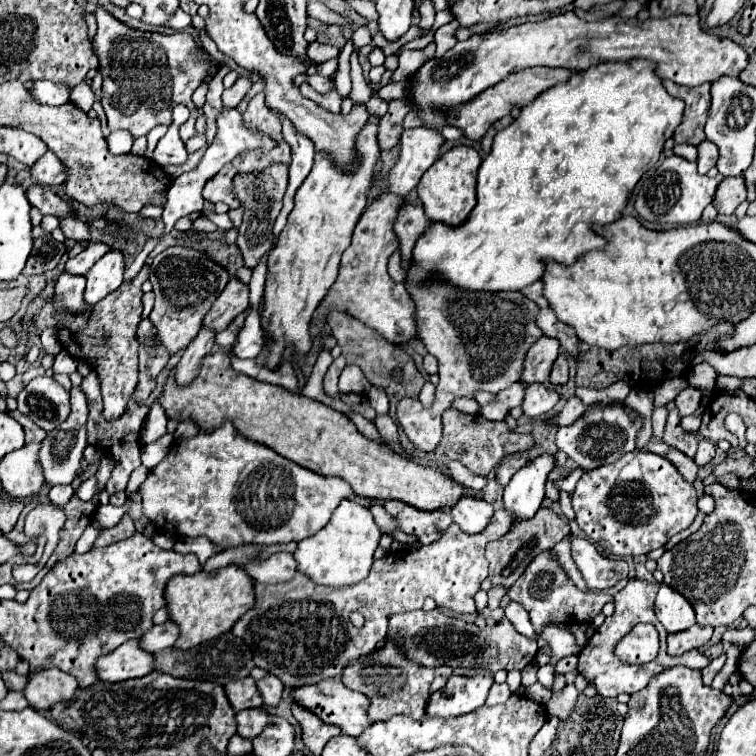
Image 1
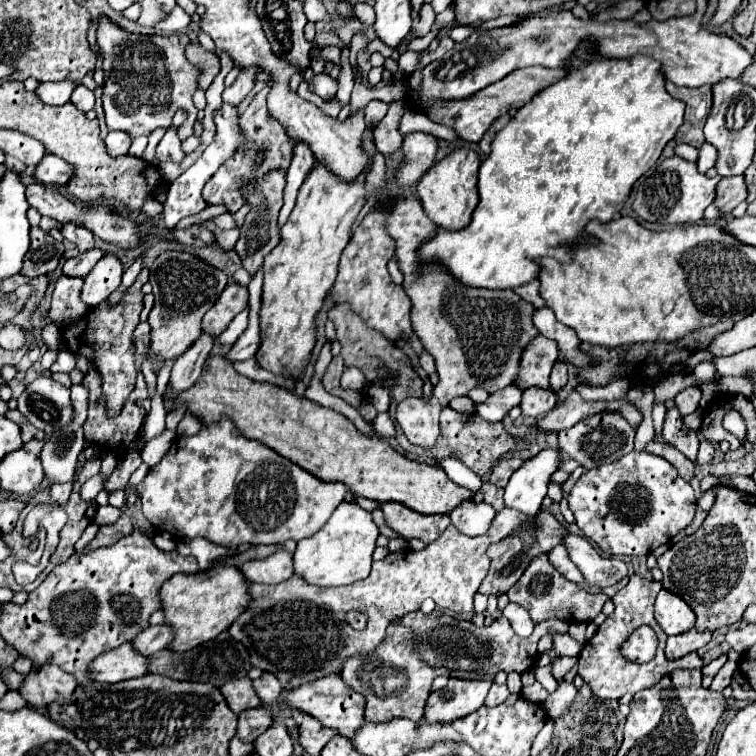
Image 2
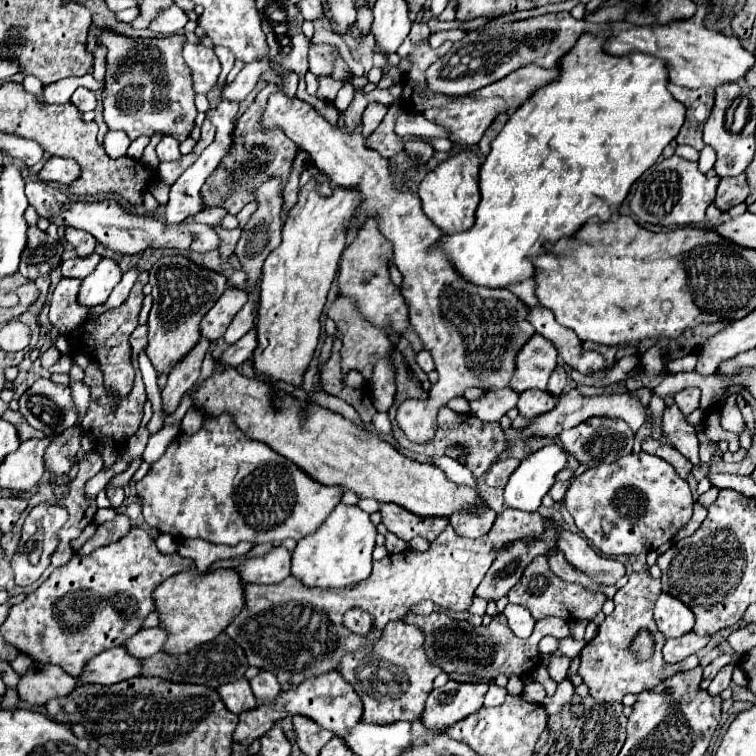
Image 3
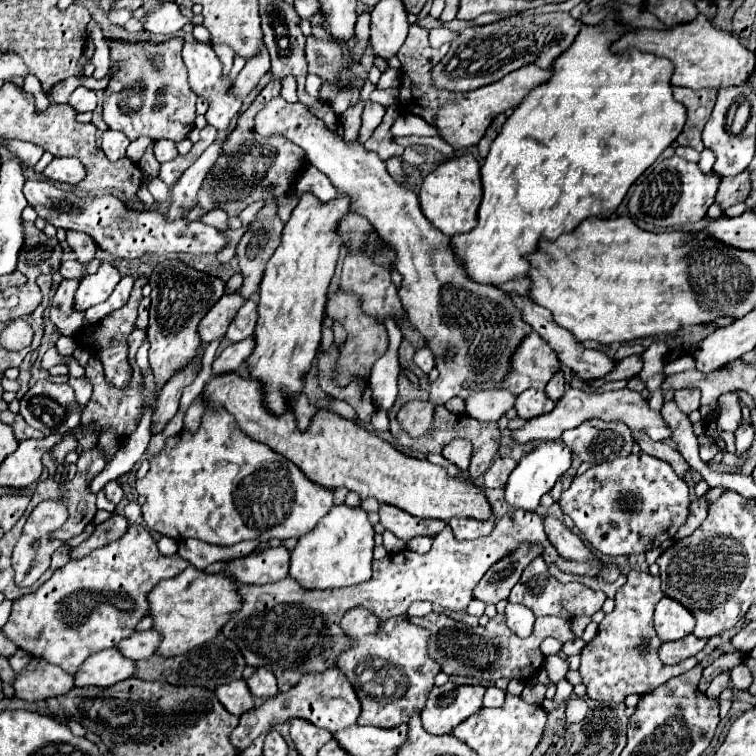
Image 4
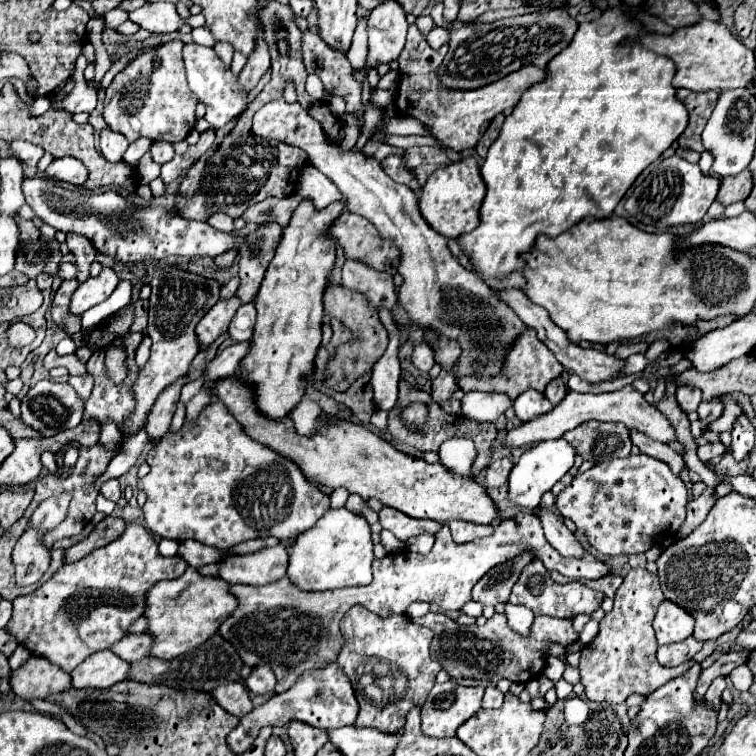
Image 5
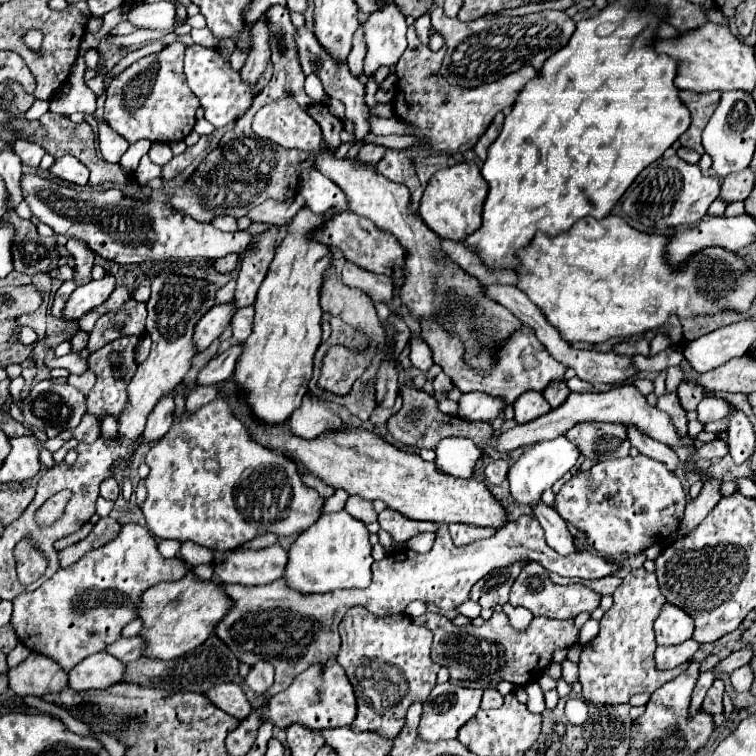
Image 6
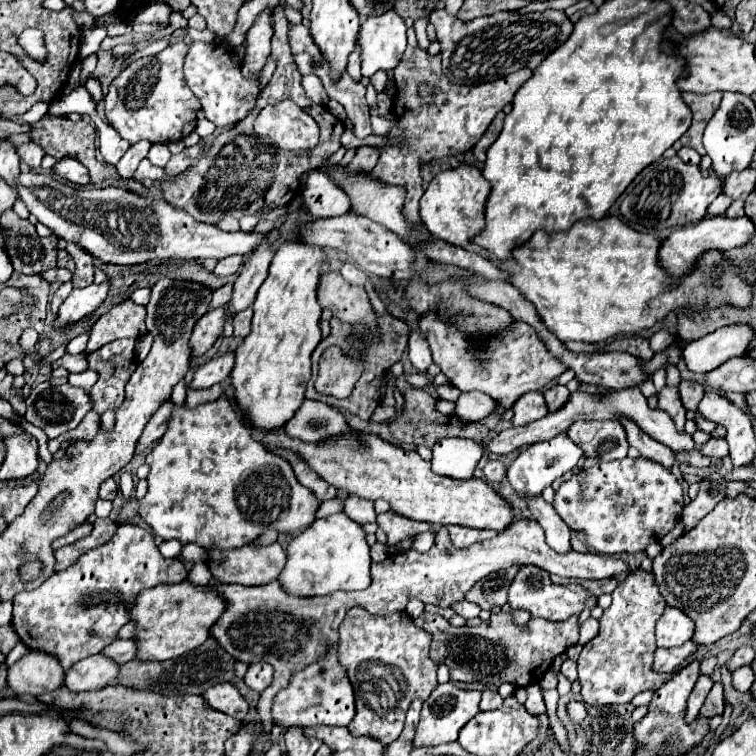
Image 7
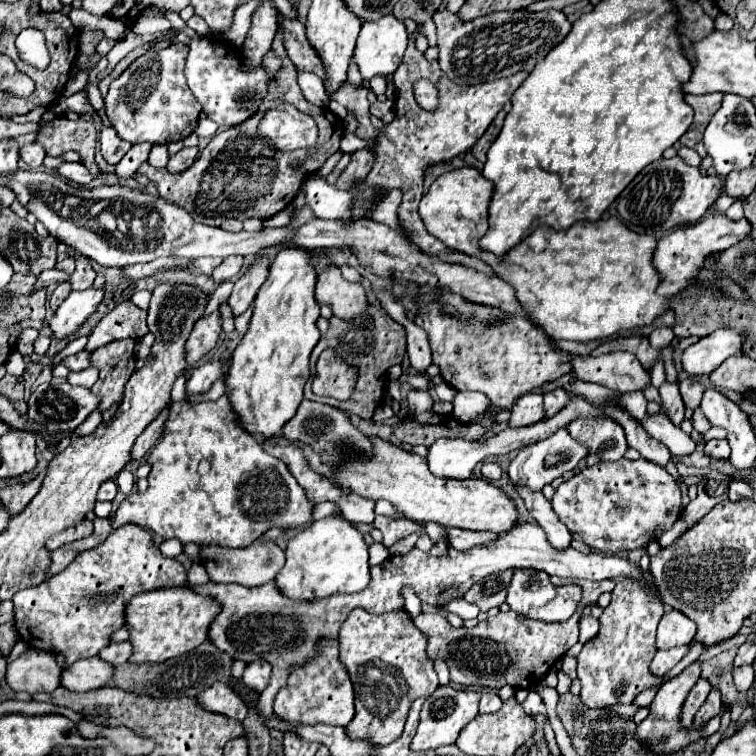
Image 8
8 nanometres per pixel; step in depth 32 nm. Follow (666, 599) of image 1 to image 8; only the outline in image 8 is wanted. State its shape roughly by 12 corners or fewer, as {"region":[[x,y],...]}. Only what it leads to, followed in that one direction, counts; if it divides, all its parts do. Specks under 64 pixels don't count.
{"region":[[670,610],[658,624],[656,646],[684,646],[696,634],[692,622]]}

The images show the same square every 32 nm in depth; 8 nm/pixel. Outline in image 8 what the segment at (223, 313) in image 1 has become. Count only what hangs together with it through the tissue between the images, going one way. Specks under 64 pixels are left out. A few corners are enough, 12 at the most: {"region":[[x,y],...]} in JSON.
{"region":[[218,312],[200,318],[186,340],[186,370],[218,342]]}

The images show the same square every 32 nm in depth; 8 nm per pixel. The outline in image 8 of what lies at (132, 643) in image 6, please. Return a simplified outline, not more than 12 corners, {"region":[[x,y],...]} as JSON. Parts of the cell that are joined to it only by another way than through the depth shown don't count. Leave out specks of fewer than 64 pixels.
{"region":[[130,642],[110,644],[98,652],[102,660],[120,666],[130,658]]}

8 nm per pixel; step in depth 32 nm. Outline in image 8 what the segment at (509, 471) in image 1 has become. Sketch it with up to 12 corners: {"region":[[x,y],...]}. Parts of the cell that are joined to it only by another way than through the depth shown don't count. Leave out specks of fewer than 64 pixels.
{"region":[[496,462],[480,468],[480,474],[488,482],[502,478],[502,468]]}

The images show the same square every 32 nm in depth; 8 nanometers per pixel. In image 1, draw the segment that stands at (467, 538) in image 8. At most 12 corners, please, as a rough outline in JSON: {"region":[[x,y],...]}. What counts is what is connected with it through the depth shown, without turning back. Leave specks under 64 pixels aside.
{"region":[[464,496],[450,510],[466,534],[488,526],[492,504]]}

